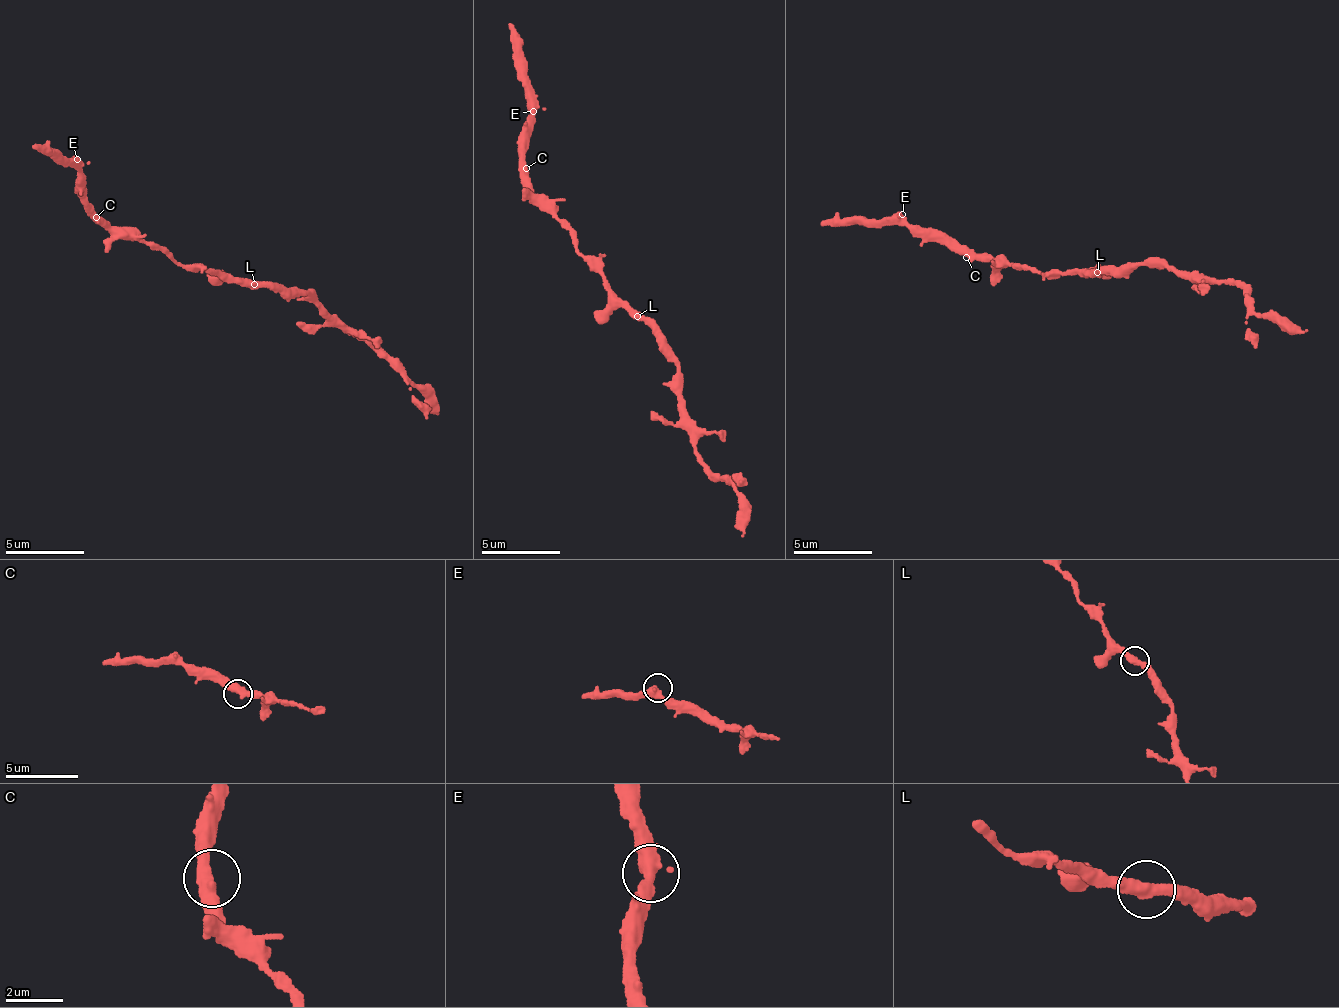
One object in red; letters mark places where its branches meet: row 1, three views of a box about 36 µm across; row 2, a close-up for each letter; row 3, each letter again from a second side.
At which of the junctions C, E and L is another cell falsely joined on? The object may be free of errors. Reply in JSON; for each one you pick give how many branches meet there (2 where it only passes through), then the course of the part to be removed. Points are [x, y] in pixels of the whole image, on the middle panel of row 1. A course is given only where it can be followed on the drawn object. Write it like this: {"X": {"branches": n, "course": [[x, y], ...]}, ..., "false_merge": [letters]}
{"false_merge": []}

